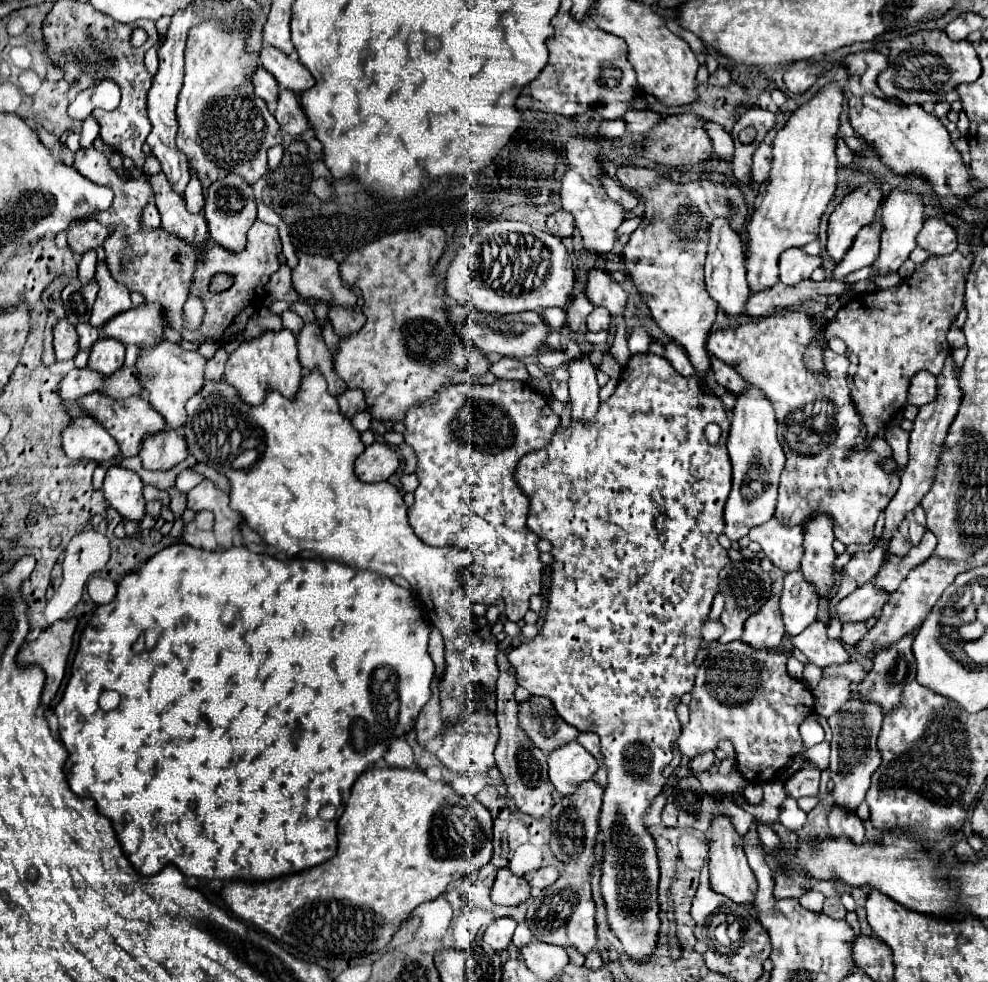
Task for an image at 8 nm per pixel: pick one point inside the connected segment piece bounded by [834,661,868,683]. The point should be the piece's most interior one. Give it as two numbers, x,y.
855,672

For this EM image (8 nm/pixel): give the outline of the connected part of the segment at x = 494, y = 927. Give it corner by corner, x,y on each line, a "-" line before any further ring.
502,917
496,919
486,931
484,931
484,943
488,943
494,951
502,951
508,949
510,941
512,941
512,933
516,929
516,921
510,917

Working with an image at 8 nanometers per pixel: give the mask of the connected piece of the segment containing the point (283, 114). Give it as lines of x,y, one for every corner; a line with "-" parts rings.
282,89
282,95
278,97
276,121
280,123
282,131
288,133
290,137
300,137
304,131
310,129
310,121
302,111
302,105
298,101
298,95
294,95
294,91

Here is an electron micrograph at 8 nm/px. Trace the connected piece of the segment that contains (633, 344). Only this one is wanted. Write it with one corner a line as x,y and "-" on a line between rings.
634,327
630,331
630,337
628,337
628,347
630,347
630,353
646,353
648,347
652,343
652,337
650,337
650,331
646,327

